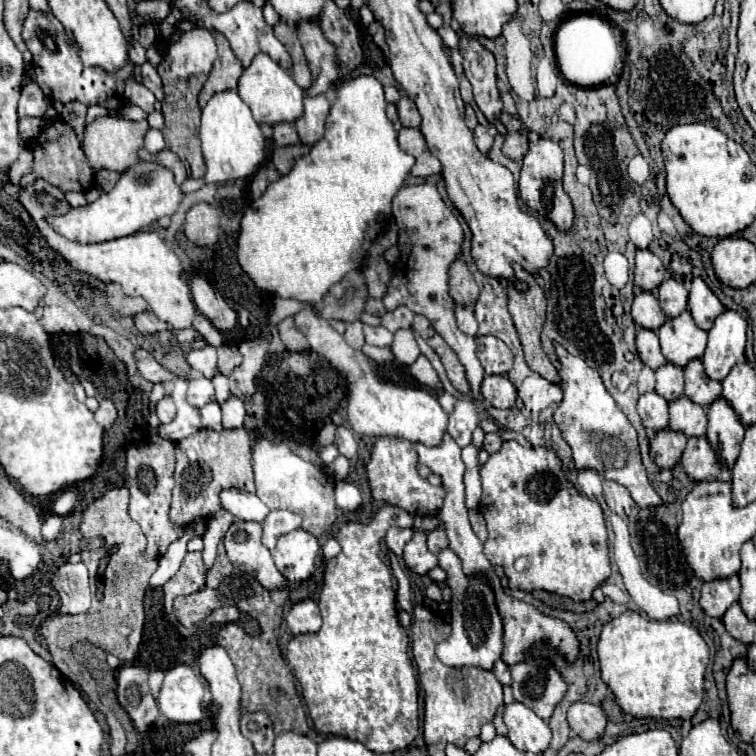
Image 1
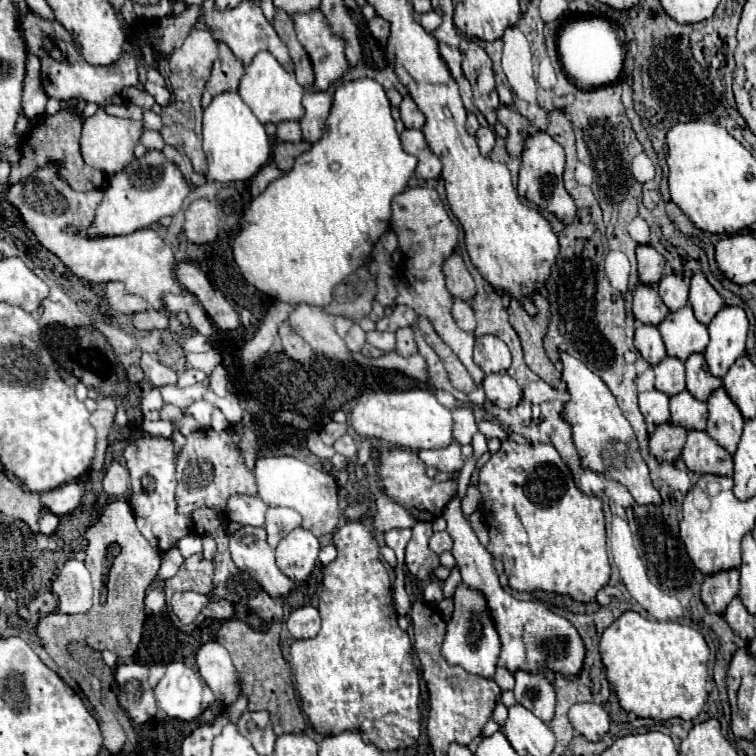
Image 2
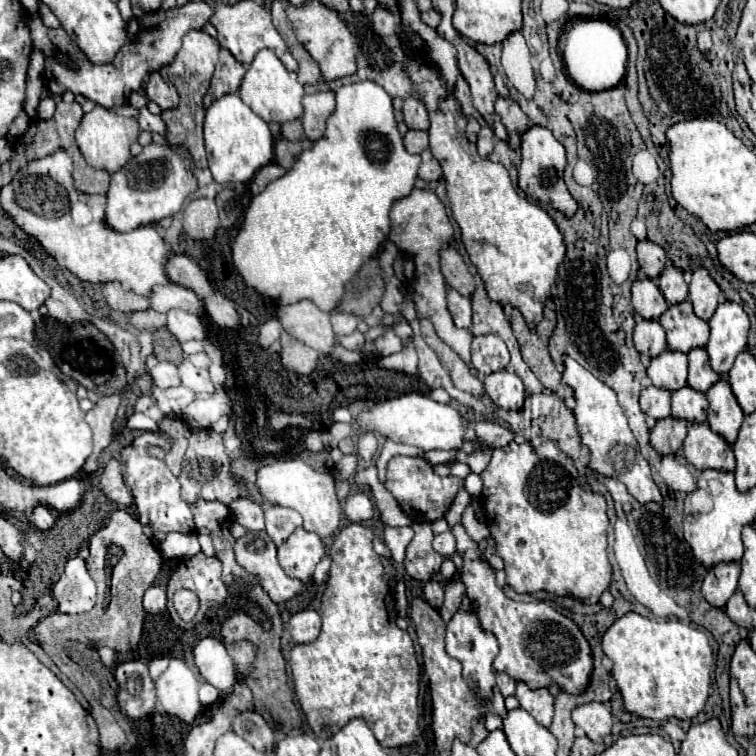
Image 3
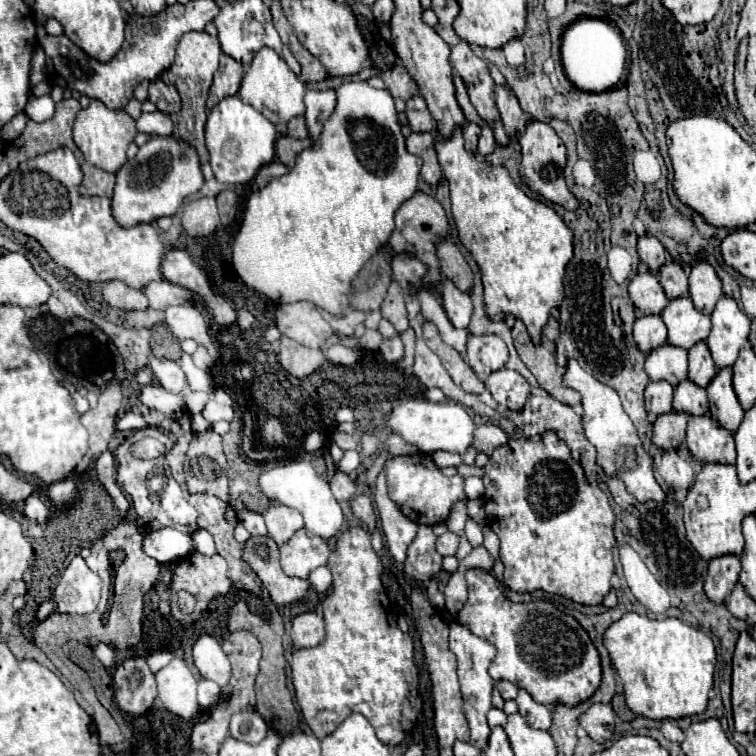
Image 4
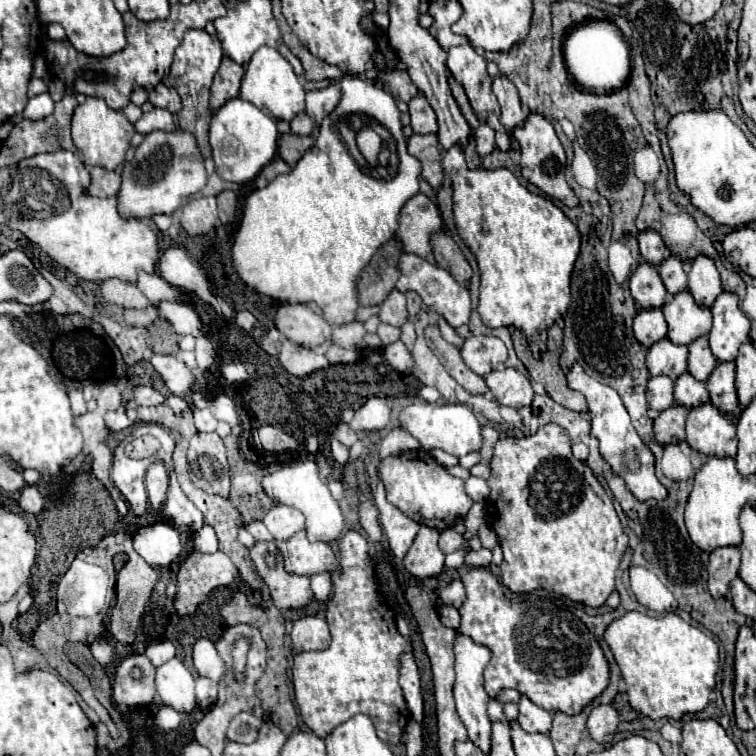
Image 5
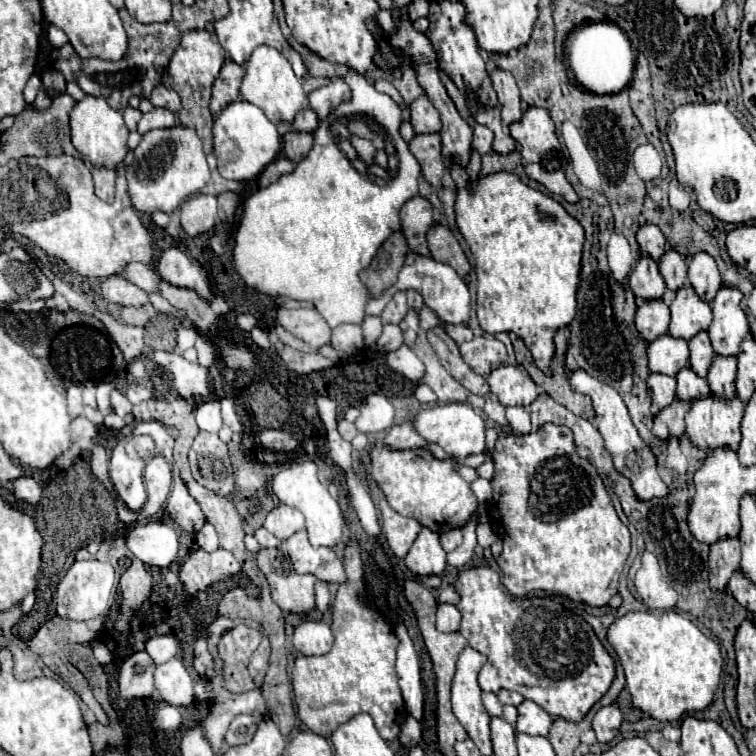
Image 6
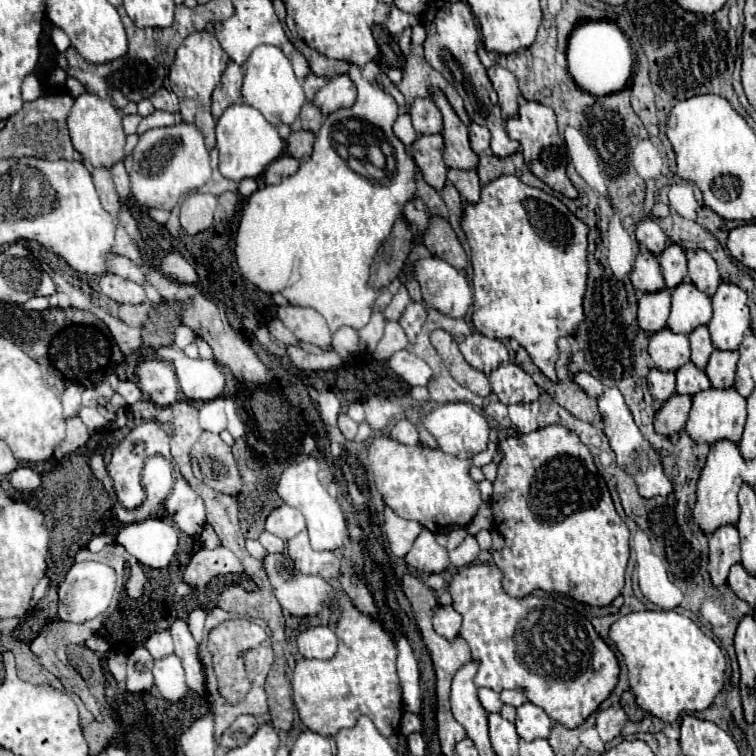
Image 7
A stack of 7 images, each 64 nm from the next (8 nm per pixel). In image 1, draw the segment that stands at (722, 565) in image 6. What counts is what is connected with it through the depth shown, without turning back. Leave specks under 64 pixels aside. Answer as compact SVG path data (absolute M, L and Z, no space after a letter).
M730 576L726 580L712 580L702 584L700 606L712 618L722 618L724 612L738 602L740 596L740 580L738 576Z

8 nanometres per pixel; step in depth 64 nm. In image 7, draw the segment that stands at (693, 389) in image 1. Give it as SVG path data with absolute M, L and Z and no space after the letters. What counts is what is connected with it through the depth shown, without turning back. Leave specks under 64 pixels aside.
M698 326L692 334L690 334L690 350L692 350L692 364L700 370L706 368L710 354L714 352L710 334L706 326Z

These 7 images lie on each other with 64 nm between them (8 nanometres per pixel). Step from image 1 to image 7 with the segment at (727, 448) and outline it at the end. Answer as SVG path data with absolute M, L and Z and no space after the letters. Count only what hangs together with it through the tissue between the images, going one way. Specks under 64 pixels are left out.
M714 350L710 356L710 362L706 366L710 384L714 388L732 388L734 374L736 374L736 362L738 362L738 352Z

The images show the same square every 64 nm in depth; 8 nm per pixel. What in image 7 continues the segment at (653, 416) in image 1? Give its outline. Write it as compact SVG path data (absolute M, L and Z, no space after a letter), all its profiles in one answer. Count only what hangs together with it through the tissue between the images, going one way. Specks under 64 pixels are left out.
M652 368L646 380L648 380L648 390L652 398L658 402L666 402L668 398L676 394L676 374L674 372L662 372L662 370Z

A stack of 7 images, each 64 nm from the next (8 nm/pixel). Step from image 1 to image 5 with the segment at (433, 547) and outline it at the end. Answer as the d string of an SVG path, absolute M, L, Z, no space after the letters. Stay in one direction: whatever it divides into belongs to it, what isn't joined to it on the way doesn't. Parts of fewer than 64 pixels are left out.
M448 528L448 530L444 530L444 532L440 534L438 546L440 546L440 550L442 550L444 554L450 554L450 552L458 550L460 544L462 544L462 536L460 536L458 532L454 532L454 530Z

